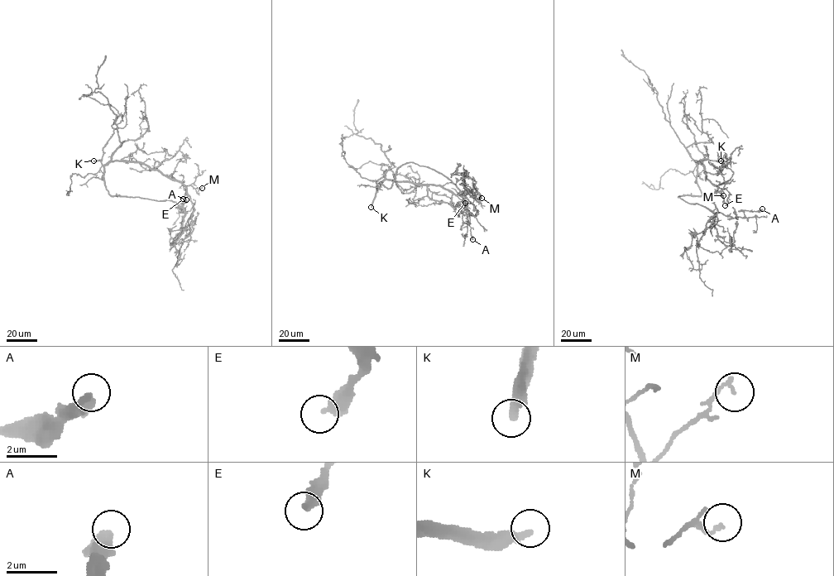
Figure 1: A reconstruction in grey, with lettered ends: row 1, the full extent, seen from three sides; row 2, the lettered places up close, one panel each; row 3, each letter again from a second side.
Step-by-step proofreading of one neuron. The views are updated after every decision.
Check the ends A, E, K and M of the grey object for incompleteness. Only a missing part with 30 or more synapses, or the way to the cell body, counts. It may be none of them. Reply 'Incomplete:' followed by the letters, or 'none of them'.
Incomplete: K

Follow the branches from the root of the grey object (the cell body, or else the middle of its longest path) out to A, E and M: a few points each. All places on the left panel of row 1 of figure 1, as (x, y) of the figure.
A: (106, 165), (104, 182), (111, 195), (170, 199), (184, 210), (182, 206), (186, 199)
E: (106, 165), (115, 160), (144, 163), (170, 179), (183, 182), (186, 187), (183, 199)
M: (106, 165), (115, 160), (137, 161), (185, 185), (191, 185), (197, 192), (202, 188)

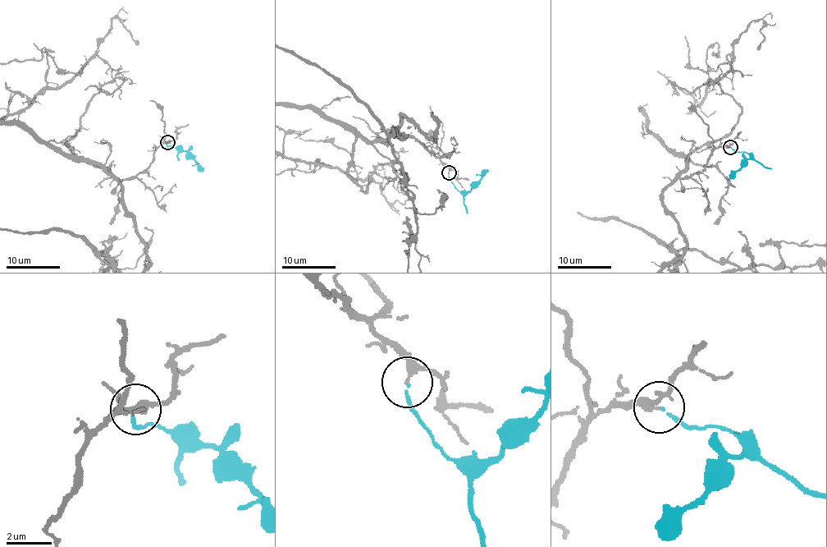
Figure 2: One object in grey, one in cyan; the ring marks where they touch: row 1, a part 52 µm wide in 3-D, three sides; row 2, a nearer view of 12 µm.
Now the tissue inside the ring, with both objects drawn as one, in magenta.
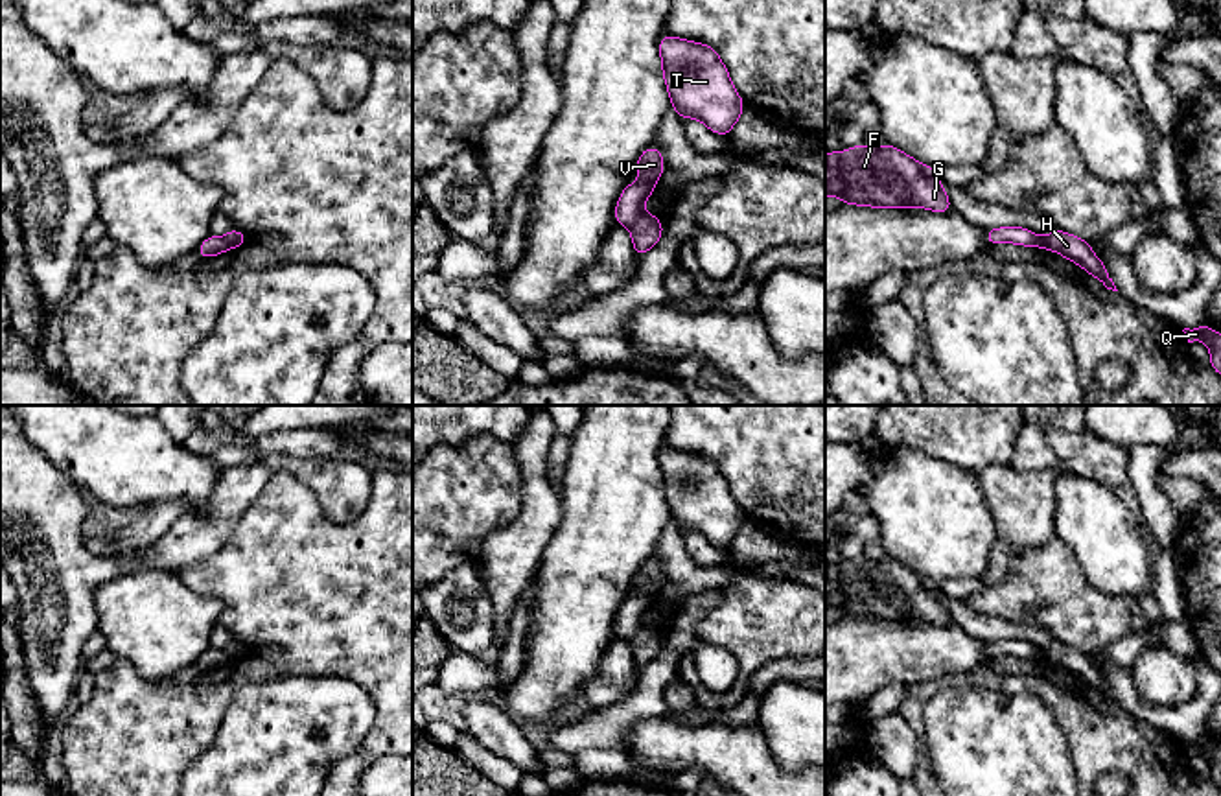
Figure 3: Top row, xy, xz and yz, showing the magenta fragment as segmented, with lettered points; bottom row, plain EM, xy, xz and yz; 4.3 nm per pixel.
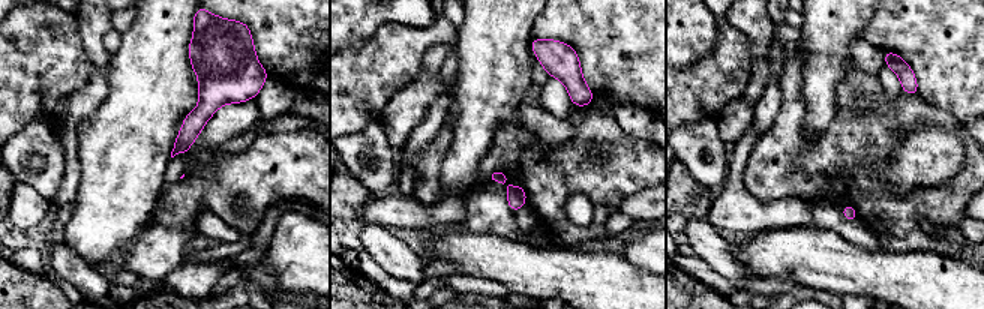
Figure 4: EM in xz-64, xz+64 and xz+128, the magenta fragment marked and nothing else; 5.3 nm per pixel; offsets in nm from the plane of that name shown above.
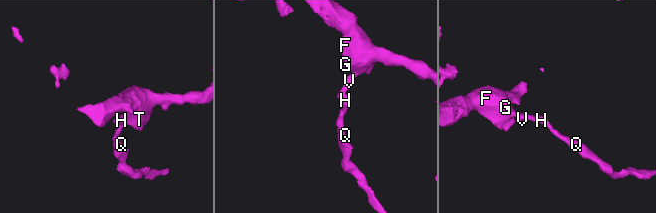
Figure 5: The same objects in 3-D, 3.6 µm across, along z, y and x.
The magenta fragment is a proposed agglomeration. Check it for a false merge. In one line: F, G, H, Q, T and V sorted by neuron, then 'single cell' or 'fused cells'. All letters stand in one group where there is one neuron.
F G T V / H Q | fused cells

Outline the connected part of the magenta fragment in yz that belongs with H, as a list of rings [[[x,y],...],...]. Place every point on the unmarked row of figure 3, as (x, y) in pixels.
[[[1053,641],[1046,650],[1050,661],[1072,676],[1081,678],[1088,687],[1098,691],[1107,702],[1118,704],[1105,676],[1094,667],[1088,652],[1072,649],[1059,641]]]

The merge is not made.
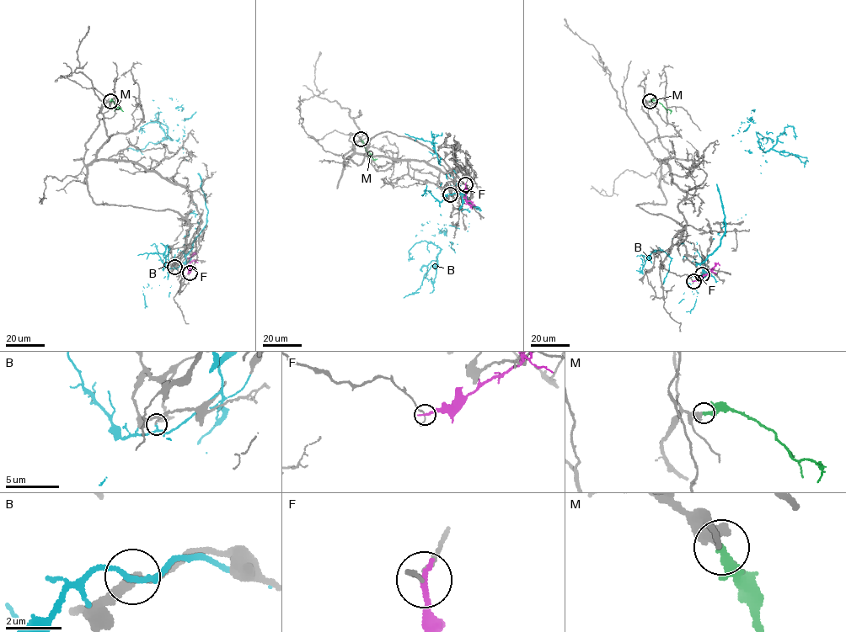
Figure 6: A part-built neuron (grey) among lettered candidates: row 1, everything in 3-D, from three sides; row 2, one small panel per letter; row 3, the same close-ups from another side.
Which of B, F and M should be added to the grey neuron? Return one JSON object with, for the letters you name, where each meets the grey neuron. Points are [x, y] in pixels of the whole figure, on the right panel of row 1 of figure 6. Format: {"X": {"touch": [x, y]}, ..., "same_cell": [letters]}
{"M": {"touch": [650, 101]}, "same_cell": ["M"]}

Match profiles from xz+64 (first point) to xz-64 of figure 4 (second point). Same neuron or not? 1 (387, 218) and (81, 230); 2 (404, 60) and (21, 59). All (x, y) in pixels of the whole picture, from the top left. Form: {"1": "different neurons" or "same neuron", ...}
{"1": "different neurons", "2": "same neuron"}

